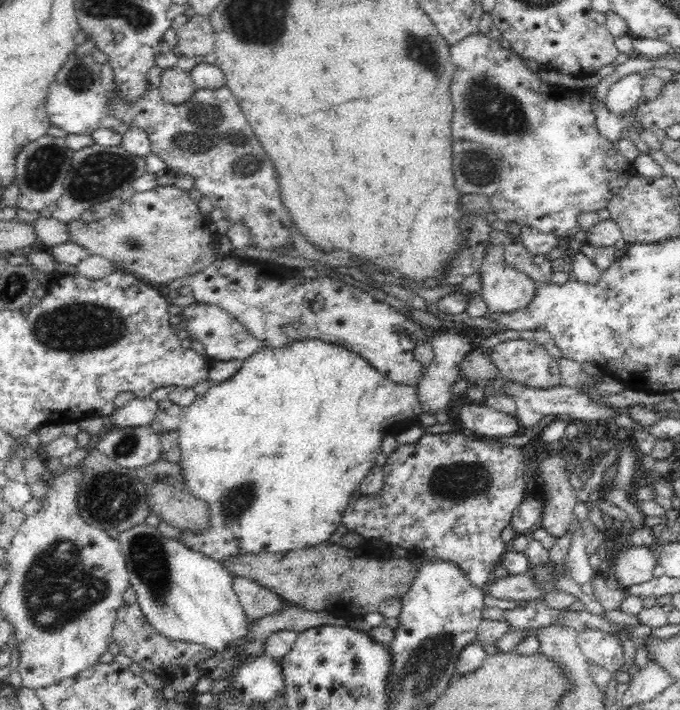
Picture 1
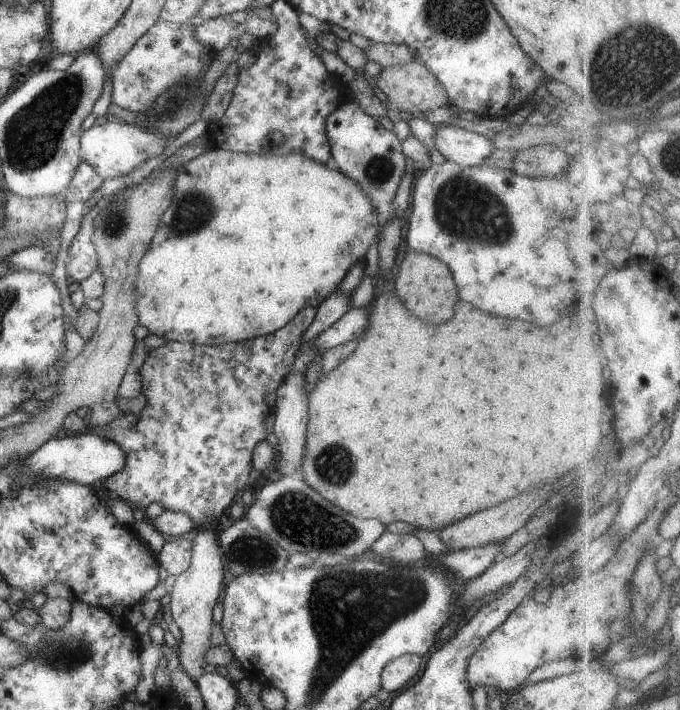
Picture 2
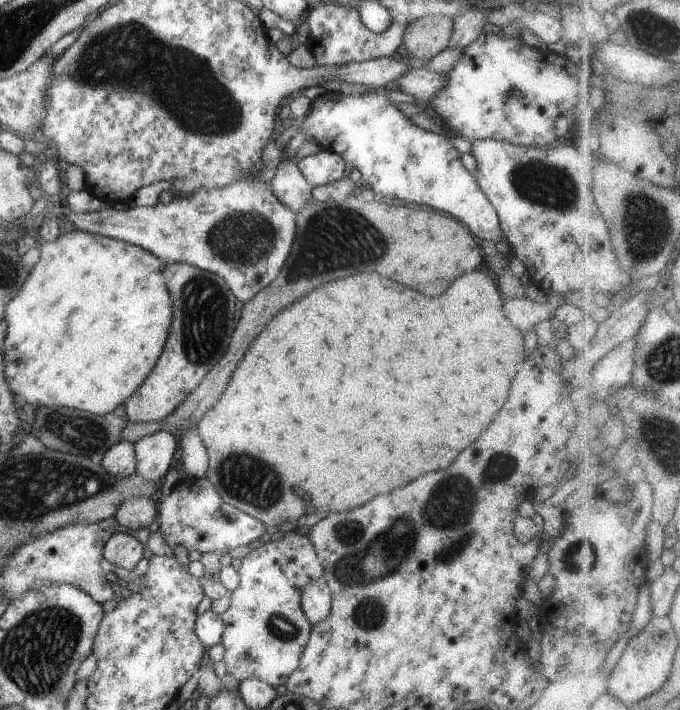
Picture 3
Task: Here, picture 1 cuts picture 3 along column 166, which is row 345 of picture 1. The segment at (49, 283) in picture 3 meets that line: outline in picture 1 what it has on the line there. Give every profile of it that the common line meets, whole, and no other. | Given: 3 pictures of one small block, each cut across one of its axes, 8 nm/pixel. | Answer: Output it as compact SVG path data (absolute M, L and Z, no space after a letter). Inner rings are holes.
M306 338L306 340L294 340L292 344L278 346L278 348L261 347L258 352L242 361L240 370L222 383L213 383L212 387L196 401L183 409L180 416L177 432L179 433L179 449L181 459L179 465L183 474L185 491L195 500L203 500L209 508L208 530L195 534L184 531L178 540L190 550L196 550L213 558L222 564L228 556L238 554L260 554L271 552L285 554L298 548L310 548L314 544L322 544L328 541L336 533L338 526L348 505L361 495L360 485L368 471L376 466L376 456L381 453L380 445L384 436L395 436L405 427L413 426L417 422L417 416L426 413L418 403L418 391L416 386L396 384L388 381L377 370L374 370L365 358L359 354L342 348L337 344L328 344L319 338Z

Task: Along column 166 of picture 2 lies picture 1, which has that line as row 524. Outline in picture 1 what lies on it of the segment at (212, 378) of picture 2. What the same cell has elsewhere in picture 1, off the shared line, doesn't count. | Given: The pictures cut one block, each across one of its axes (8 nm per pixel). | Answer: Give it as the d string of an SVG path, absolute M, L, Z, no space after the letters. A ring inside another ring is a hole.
M453 431L448 433L424 433L418 441L411 444L398 445L396 450L387 456L386 464L383 470L383 487L375 495L361 494L354 499L348 508L344 511L341 524L348 529L348 533L356 533L363 536L364 539L380 539L384 543L399 546L406 552L408 550L416 550L421 552L425 560L443 560L444 562L453 562L460 570L472 581L474 586L481 588L484 584L488 584L490 576L494 574L494 570L500 564L503 554L509 549L509 544L502 541L502 530L511 525L514 512L518 508L518 504L524 500L524 492L526 492L526 483L524 483L524 450L522 447L504 446L500 440L477 438L463 431Z

